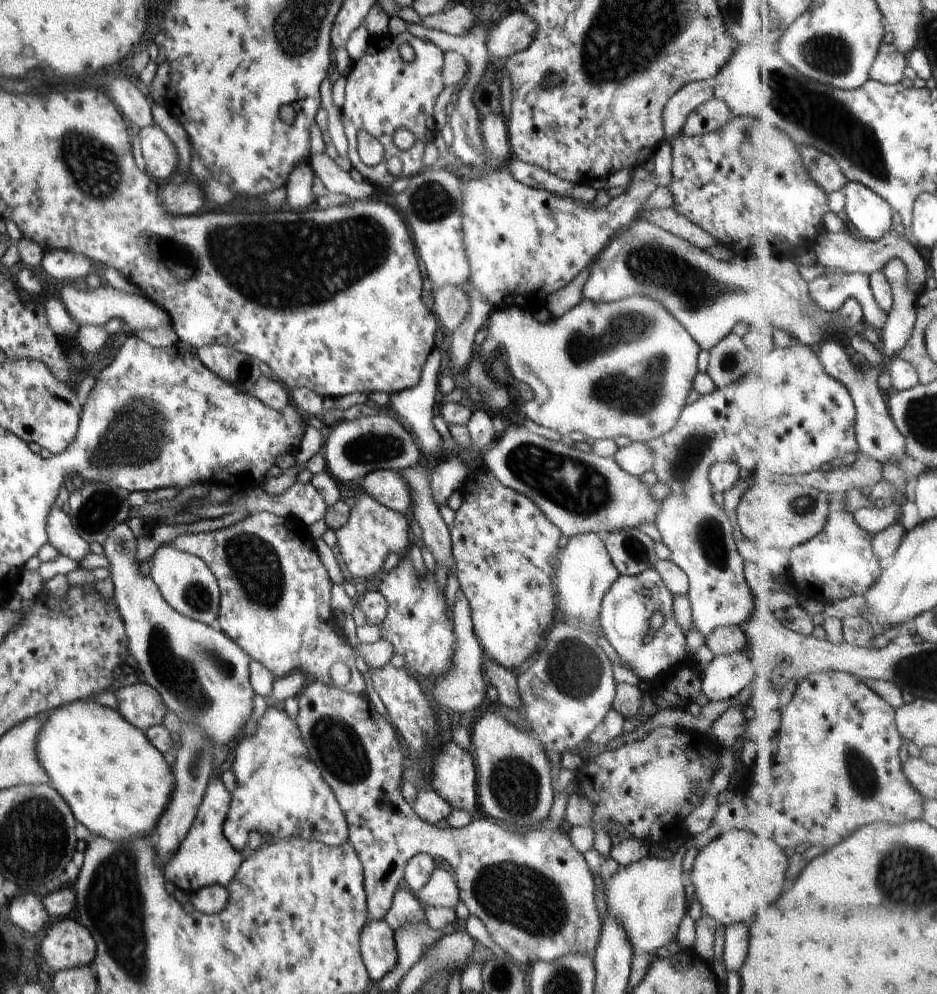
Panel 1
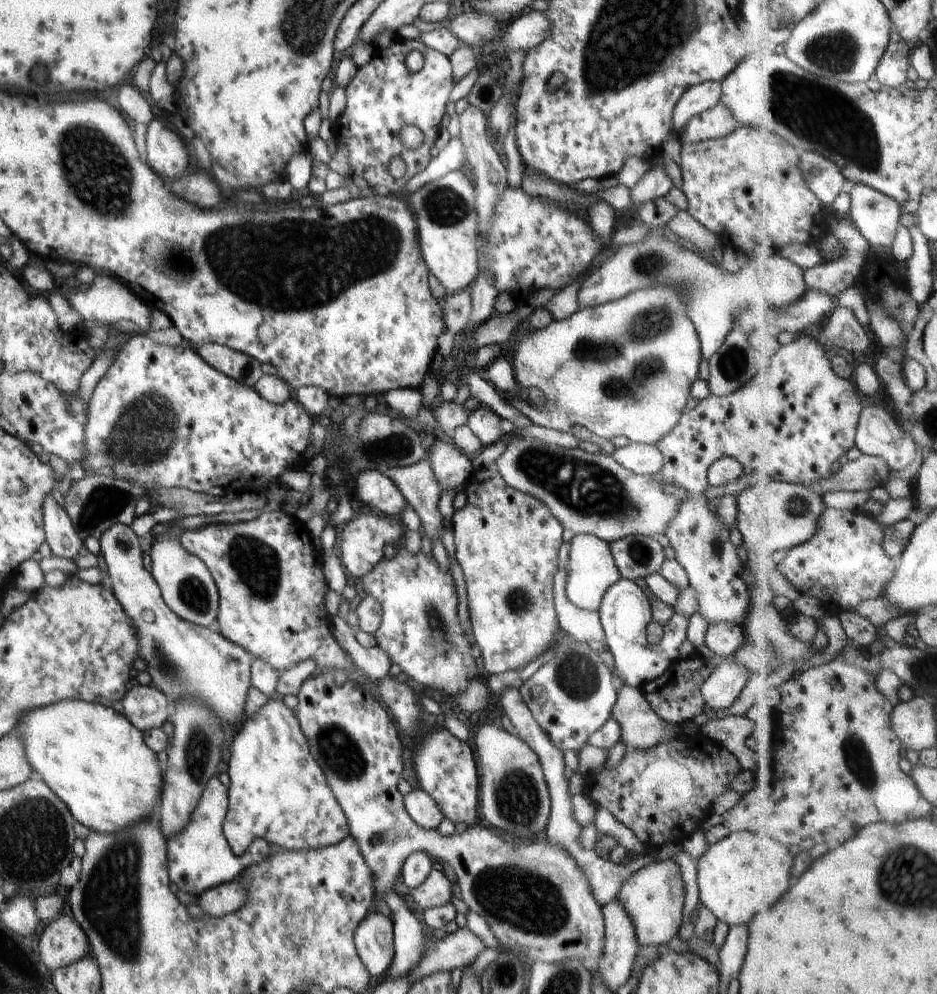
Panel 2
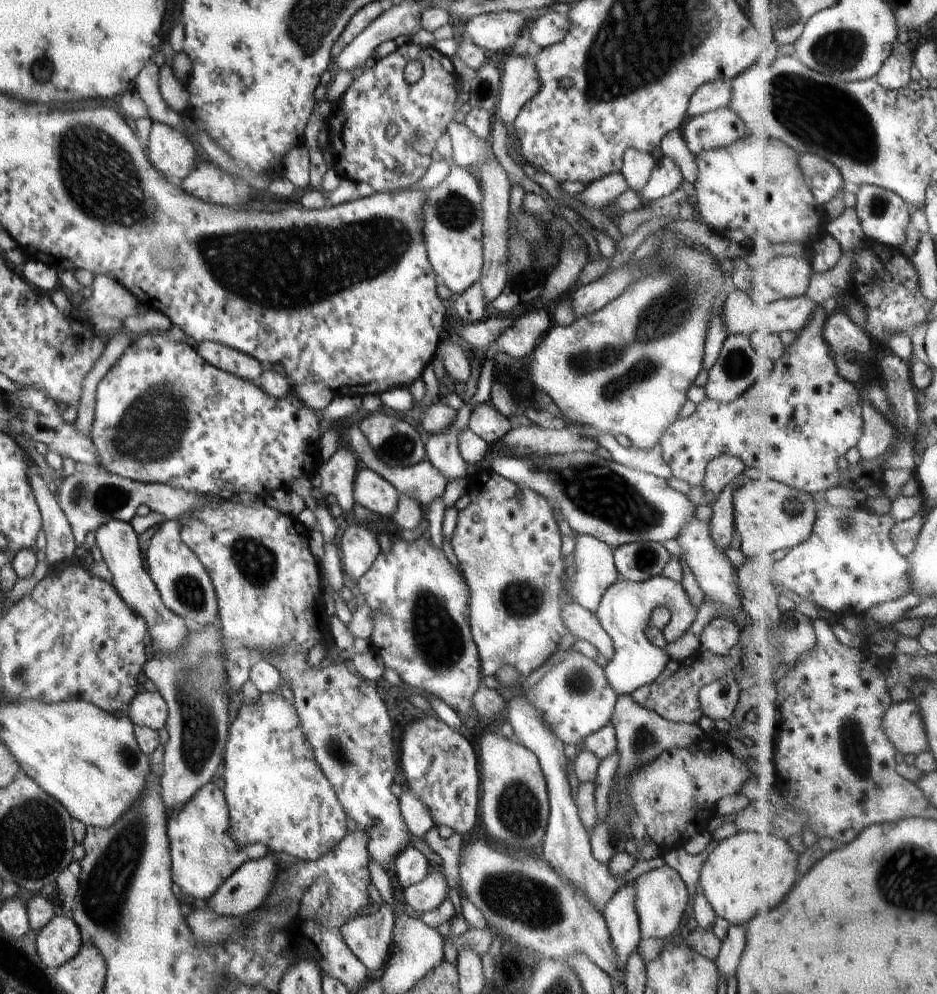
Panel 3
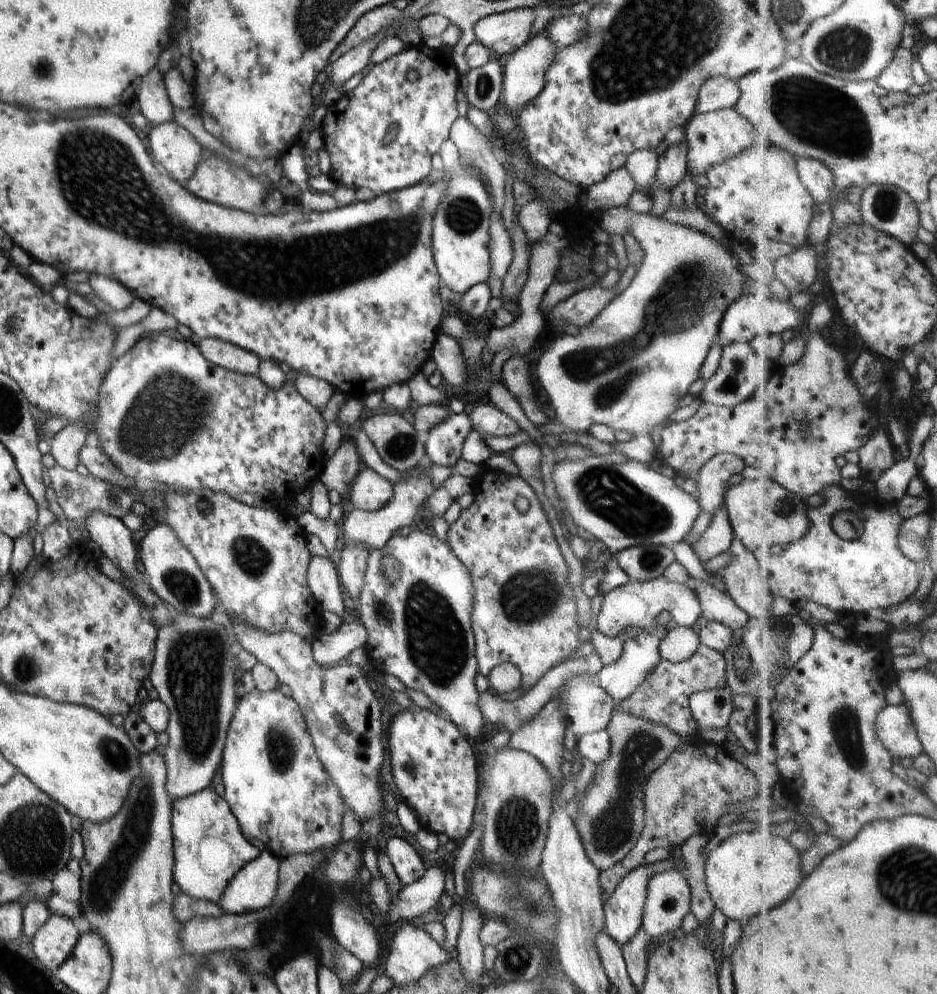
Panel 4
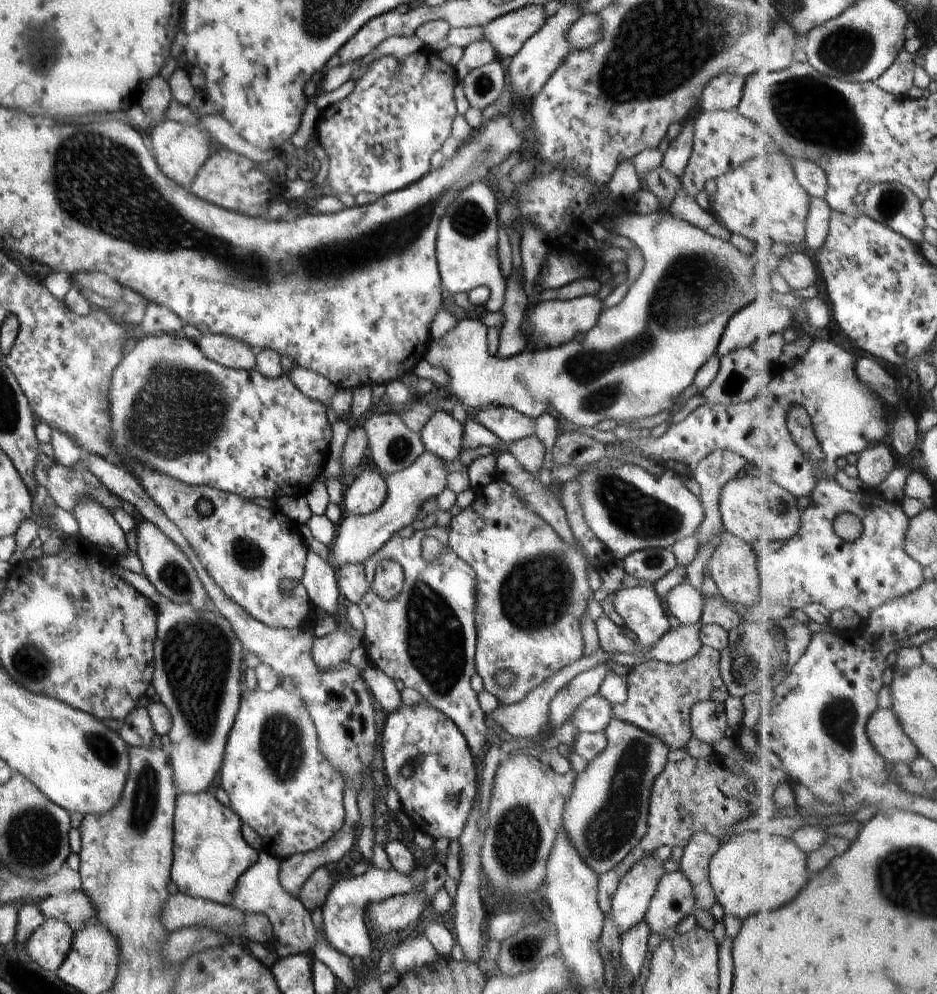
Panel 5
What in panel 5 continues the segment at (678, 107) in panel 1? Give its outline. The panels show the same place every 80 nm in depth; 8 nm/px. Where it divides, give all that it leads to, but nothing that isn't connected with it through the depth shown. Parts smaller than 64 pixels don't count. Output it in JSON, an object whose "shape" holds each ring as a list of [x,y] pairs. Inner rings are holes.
{"shape":[[[724,73],[714,77],[703,88],[699,110],[732,110],[740,104],[745,78],[737,74]]]}

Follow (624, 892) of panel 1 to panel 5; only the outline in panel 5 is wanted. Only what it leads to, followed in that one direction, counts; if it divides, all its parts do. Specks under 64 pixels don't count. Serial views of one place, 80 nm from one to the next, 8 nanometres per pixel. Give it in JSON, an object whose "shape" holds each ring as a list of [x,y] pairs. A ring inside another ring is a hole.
{"shape":[[[681,871],[666,873],[660,880],[649,902],[644,921],[651,932],[674,929],[696,909],[692,883]]]}

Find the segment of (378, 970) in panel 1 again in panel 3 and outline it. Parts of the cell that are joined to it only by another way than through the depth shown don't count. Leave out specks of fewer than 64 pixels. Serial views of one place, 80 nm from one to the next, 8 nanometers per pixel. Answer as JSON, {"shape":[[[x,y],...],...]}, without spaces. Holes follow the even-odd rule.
{"shape":[[[382,901],[375,914],[349,918],[340,930],[354,956],[368,970],[376,972],[389,959],[394,923],[393,910]]]}

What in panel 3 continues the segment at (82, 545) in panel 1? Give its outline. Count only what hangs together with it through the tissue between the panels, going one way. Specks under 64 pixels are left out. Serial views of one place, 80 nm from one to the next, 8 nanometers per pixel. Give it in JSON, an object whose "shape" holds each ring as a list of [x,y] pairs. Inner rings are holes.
{"shape":[[[33,460],[27,462],[26,476],[43,519],[47,542],[45,560],[49,566],[70,560],[78,546],[57,496],[48,489],[48,478],[40,473],[40,468]]]}

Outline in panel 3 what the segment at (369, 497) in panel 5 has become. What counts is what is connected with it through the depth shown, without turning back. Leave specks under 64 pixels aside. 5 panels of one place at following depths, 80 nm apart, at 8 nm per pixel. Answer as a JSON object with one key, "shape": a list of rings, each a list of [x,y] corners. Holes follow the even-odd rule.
{"shape":[[[363,469],[356,473],[353,484],[353,499],[377,515],[395,513],[399,492],[373,470]]]}

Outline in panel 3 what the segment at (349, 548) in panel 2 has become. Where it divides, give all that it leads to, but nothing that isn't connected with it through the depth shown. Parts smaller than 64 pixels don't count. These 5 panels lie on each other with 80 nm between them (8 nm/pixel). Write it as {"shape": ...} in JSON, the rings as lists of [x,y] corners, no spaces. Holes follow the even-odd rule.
{"shape":[[[349,524],[340,538],[342,572],[358,580],[370,570],[380,551],[380,543],[367,528]]]}

